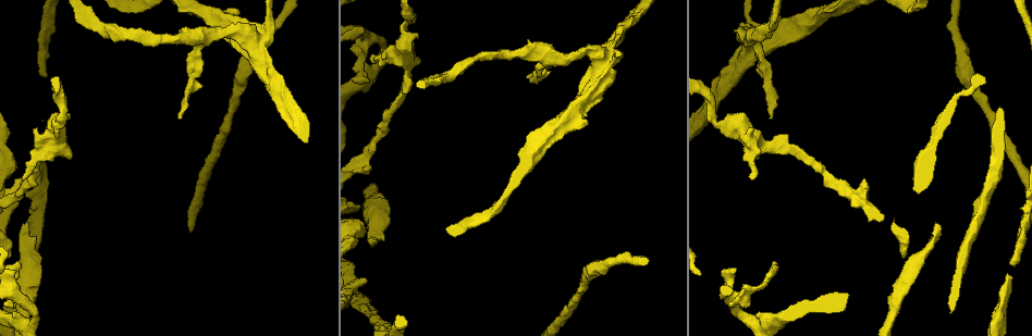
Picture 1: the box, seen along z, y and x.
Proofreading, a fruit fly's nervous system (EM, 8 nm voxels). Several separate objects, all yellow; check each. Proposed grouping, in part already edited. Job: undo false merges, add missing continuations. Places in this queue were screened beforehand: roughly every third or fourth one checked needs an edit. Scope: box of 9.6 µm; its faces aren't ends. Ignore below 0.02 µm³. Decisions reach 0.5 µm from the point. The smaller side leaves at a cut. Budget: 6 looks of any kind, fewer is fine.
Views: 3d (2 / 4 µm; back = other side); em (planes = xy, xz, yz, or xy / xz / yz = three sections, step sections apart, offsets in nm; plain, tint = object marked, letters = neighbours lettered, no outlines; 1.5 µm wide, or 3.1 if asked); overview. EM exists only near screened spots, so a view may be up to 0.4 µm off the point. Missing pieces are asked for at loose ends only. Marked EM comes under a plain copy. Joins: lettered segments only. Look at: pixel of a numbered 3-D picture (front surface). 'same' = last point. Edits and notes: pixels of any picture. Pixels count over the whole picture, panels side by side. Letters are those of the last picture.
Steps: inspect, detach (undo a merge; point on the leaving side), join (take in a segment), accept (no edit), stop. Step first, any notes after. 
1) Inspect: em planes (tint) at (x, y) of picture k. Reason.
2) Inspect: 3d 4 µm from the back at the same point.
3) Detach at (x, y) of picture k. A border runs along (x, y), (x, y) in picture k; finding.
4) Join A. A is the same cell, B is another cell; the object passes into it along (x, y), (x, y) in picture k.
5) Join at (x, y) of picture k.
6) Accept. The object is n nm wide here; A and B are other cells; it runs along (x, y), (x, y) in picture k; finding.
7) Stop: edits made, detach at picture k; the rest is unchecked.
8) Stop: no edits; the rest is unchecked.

Inspect: 3d 4 µm at (364, 278) of picture 1. An open end.

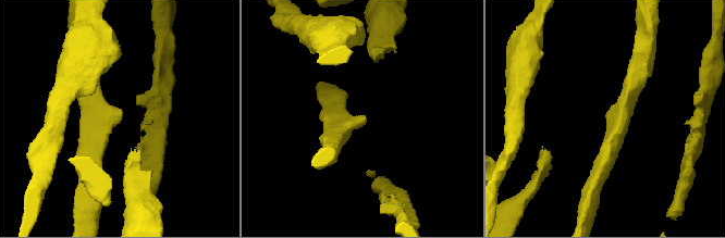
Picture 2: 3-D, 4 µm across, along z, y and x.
Inspect: em xy step 8 (letters) at (122, 111) of picture 2.

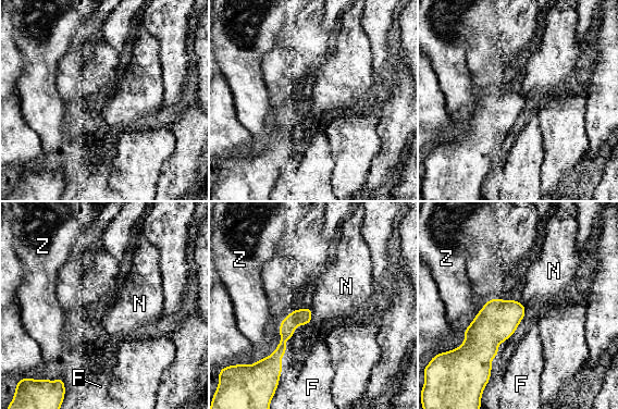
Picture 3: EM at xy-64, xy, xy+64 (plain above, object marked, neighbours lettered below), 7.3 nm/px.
Accept. F, N and Z are other cells; none of them fits.

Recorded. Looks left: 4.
Inspect: em planes (tint) at (1005, 278) of picture 1. Free end.

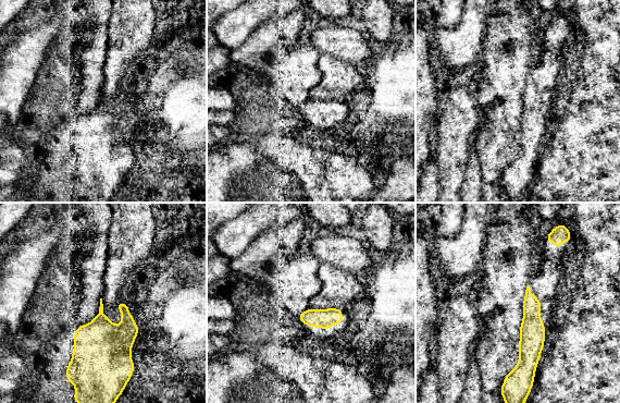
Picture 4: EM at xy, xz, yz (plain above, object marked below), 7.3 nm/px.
Inspect: em planes (letters) at the same point. What lies round it.

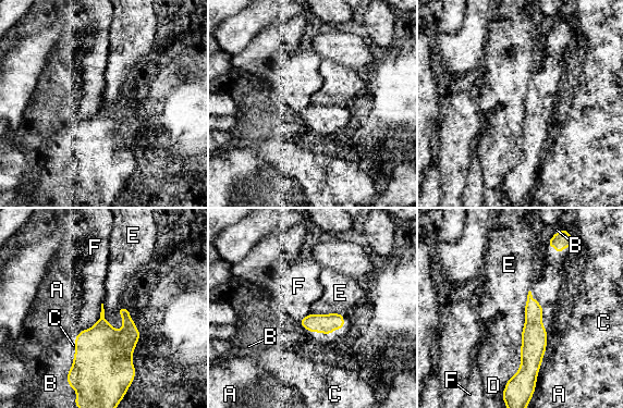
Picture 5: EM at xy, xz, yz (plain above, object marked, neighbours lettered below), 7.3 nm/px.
Accept. A, B, C, D, E and F are other cells; a border runs along (101, 303), (100, 318), (80, 332) in picture 5; no lettered segment goes on from it.

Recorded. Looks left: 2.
Inspect: 3d 4 µm at (199, 76) of picture 1. Branch stops here.

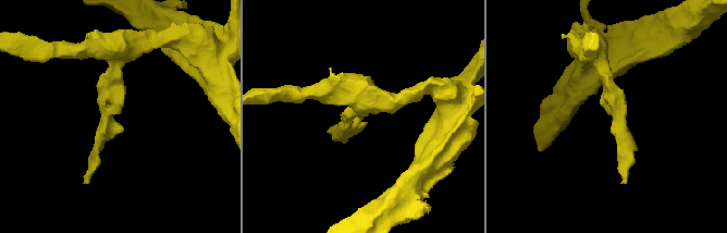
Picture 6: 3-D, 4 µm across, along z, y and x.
Inspect: em planes (letters) at (120, 111) of picture 6.

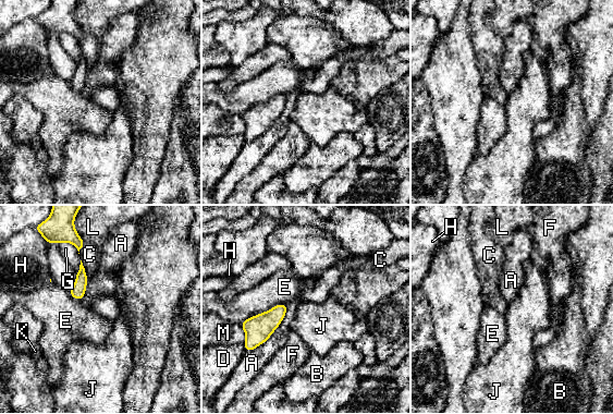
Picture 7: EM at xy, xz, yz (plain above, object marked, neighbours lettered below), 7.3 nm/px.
Accept. A, B, C, D, E, F, G, H, J, K, L and M are other cells; a border runs along (287, 305), (276, 330), (246, 351) in picture 7; none of them fits.

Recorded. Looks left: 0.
Stop: no edits; the rest is unchecked.

